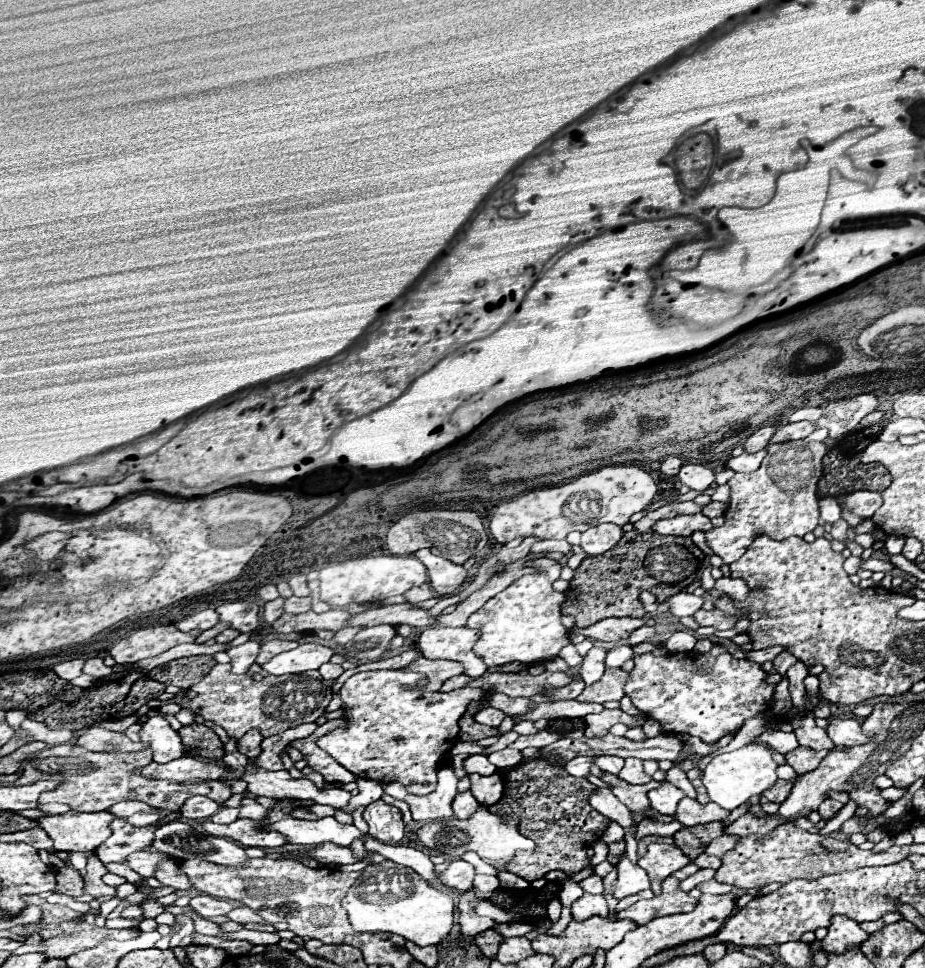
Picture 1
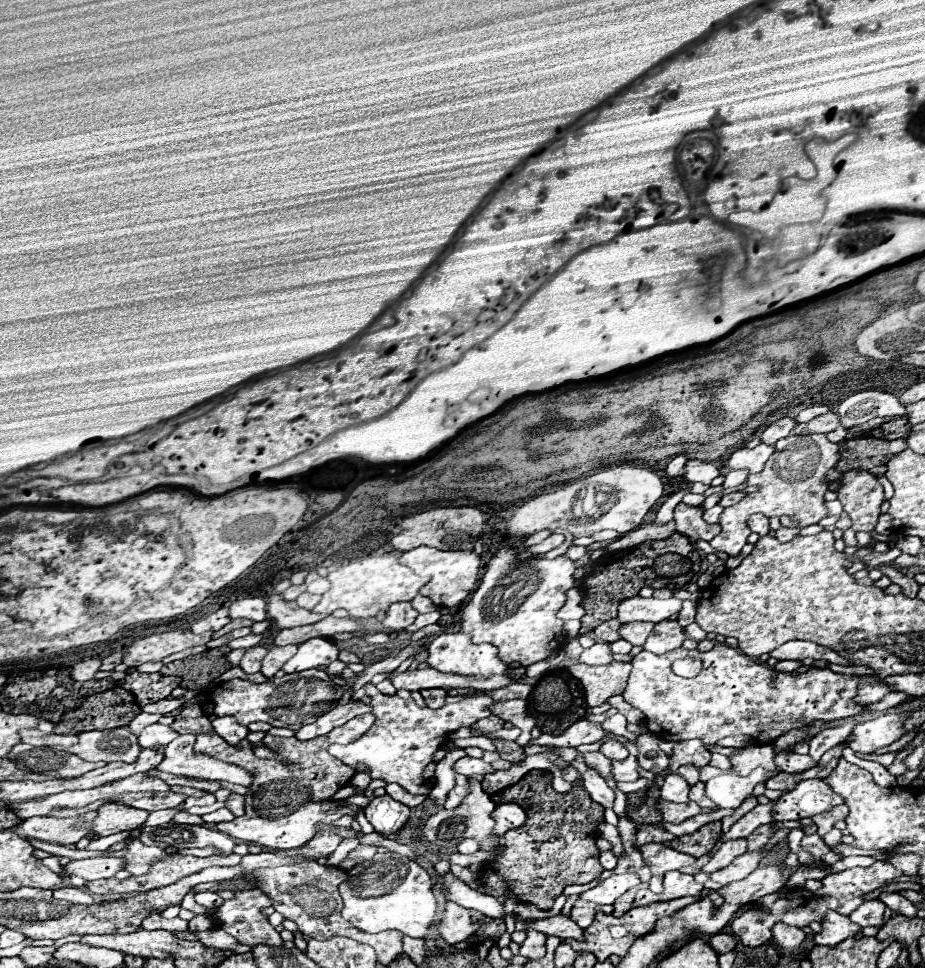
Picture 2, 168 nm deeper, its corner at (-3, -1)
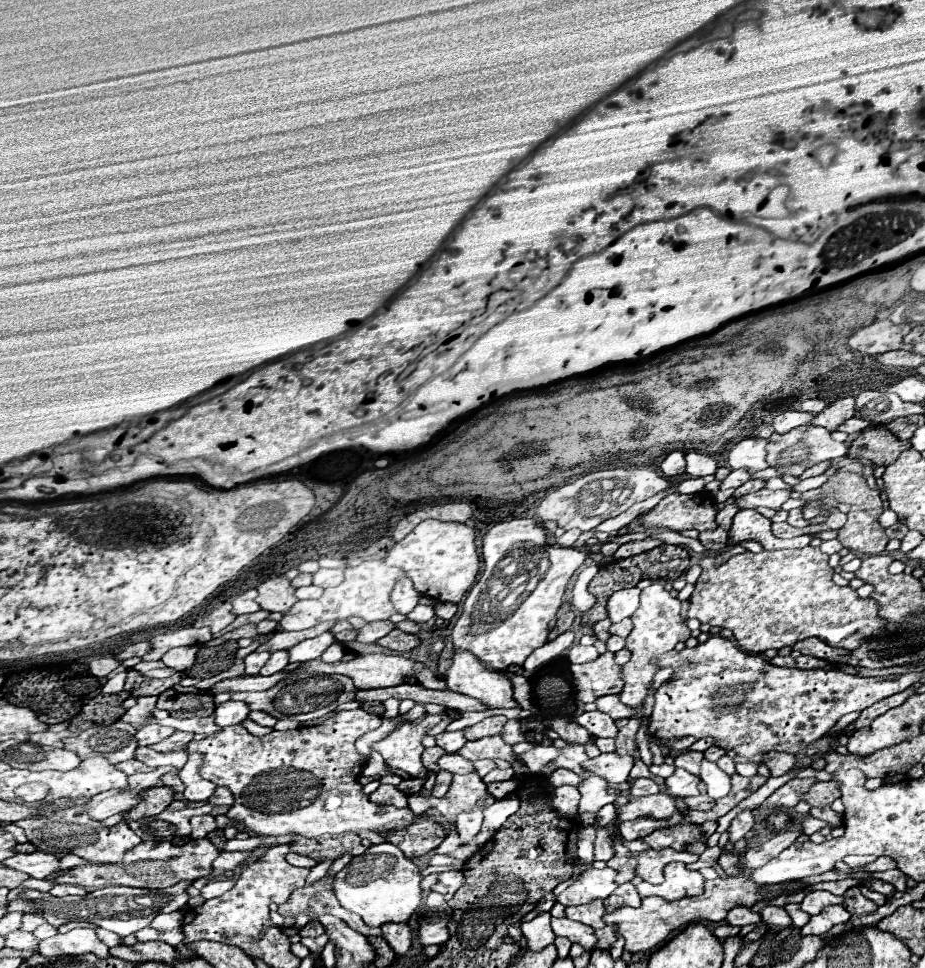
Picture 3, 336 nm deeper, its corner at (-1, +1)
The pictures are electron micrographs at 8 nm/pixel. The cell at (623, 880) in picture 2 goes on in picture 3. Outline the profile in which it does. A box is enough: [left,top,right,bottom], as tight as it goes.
[557,868,619,906]

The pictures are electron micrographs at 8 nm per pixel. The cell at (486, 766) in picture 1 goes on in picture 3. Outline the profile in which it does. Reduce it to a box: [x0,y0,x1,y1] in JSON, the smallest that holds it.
[437,754,477,774]

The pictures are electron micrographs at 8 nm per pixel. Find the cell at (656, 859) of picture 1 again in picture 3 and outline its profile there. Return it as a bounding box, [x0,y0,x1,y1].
[625,840,699,884]

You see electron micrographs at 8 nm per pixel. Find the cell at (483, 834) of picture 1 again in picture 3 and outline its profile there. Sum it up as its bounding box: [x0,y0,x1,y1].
[439,774,495,822]

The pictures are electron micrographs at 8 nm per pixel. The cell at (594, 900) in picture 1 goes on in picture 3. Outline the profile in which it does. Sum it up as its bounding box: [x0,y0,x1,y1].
[565,902,605,928]

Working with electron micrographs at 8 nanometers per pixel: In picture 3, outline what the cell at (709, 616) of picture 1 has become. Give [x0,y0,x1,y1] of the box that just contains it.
[687,546,887,654]

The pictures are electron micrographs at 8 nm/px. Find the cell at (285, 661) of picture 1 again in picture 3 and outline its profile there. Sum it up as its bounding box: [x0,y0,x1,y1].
[289,632,335,664]

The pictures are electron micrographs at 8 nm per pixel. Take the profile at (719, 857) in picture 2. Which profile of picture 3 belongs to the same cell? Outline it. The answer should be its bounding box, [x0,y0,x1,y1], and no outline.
[729,810,755,844]

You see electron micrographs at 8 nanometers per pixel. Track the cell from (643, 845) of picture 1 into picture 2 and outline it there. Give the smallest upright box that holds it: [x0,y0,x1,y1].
[635,822,675,846]

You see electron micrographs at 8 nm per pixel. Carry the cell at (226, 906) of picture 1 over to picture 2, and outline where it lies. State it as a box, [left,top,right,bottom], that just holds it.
[195,892,223,910]

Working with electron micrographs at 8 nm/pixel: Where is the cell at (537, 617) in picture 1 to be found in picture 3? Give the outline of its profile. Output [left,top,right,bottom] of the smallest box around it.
[451,518,585,670]

